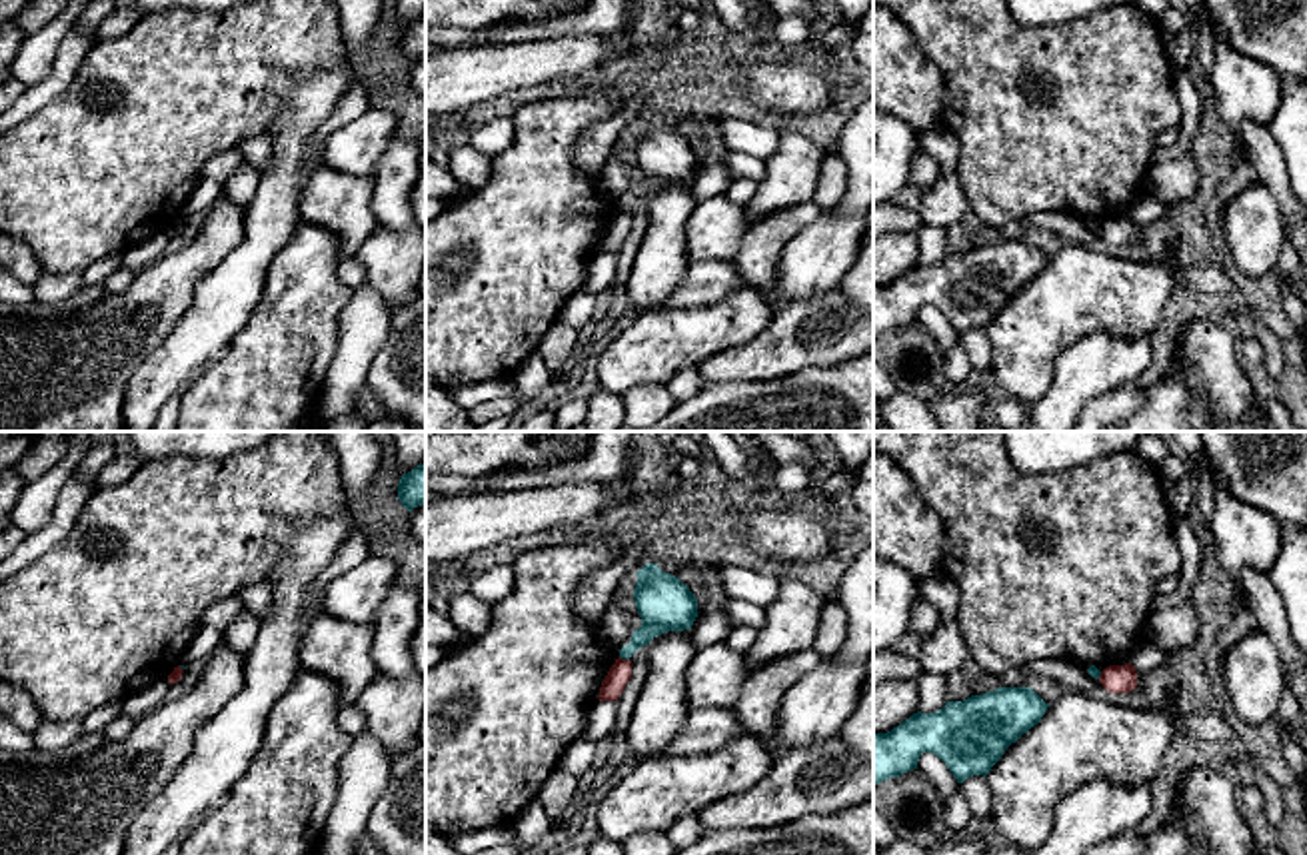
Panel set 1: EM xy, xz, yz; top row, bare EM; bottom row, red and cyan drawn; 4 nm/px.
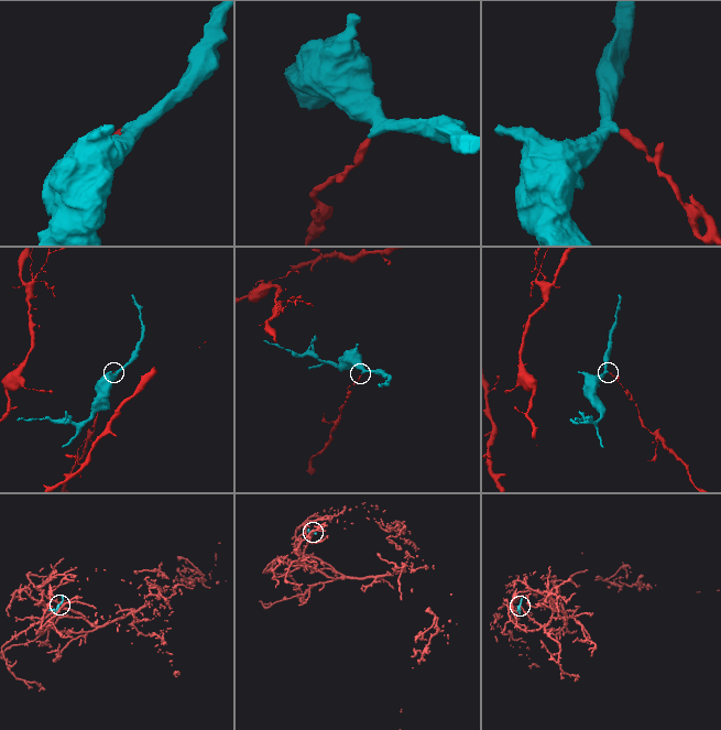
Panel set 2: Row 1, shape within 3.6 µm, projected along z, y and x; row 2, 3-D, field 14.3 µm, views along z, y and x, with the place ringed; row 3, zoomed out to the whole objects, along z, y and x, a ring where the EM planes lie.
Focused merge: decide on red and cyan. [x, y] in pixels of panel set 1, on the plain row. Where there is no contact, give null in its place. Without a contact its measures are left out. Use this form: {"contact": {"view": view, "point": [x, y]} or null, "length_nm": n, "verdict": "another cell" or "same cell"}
{"contact": {"view": "xz", "point": [624, 212]}, "length_nm": 40, "verdict": "another cell"}

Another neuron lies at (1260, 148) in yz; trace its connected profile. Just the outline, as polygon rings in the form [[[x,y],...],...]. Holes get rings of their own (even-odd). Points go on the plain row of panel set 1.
[[[1245,122],[1237,140],[1243,158],[1253,166],[1257,180],[1267,186],[1279,204],[1289,242],[1301,252],[1307,278],[1307,208],[1295,198],[1283,152],[1269,126]]]

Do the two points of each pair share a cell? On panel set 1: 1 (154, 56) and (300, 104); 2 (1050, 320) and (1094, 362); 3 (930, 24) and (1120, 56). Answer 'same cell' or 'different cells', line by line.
1: different cells
2: different cells
3: same cell

